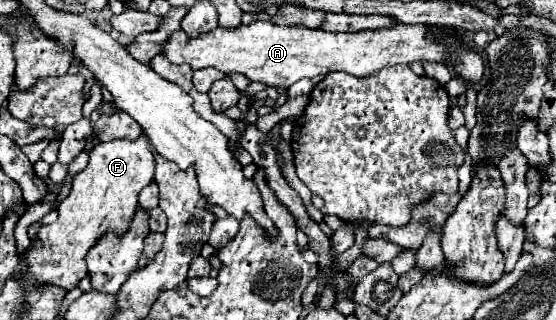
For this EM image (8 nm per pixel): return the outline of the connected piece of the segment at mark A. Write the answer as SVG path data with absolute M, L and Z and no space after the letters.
M252 22L248 26L238 26L236 30L220 30L220 26L200 38L188 38L182 30L172 34L168 46L164 46L164 56L168 56L174 64L188 62L192 70L200 70L206 66L218 68L224 74L240 72L250 82L264 82L270 86L290 88L294 82L302 78L326 76L330 72L346 72L356 78L368 78L380 72L382 68L398 66L398 64L412 64L412 62L442 62L446 64L452 54L452 44L442 40L428 40L426 38L428 26L426 24L396 24L392 28L376 28L376 30L360 30L360 32L324 32L324 30L310 30L304 26L276 26L272 22Z

